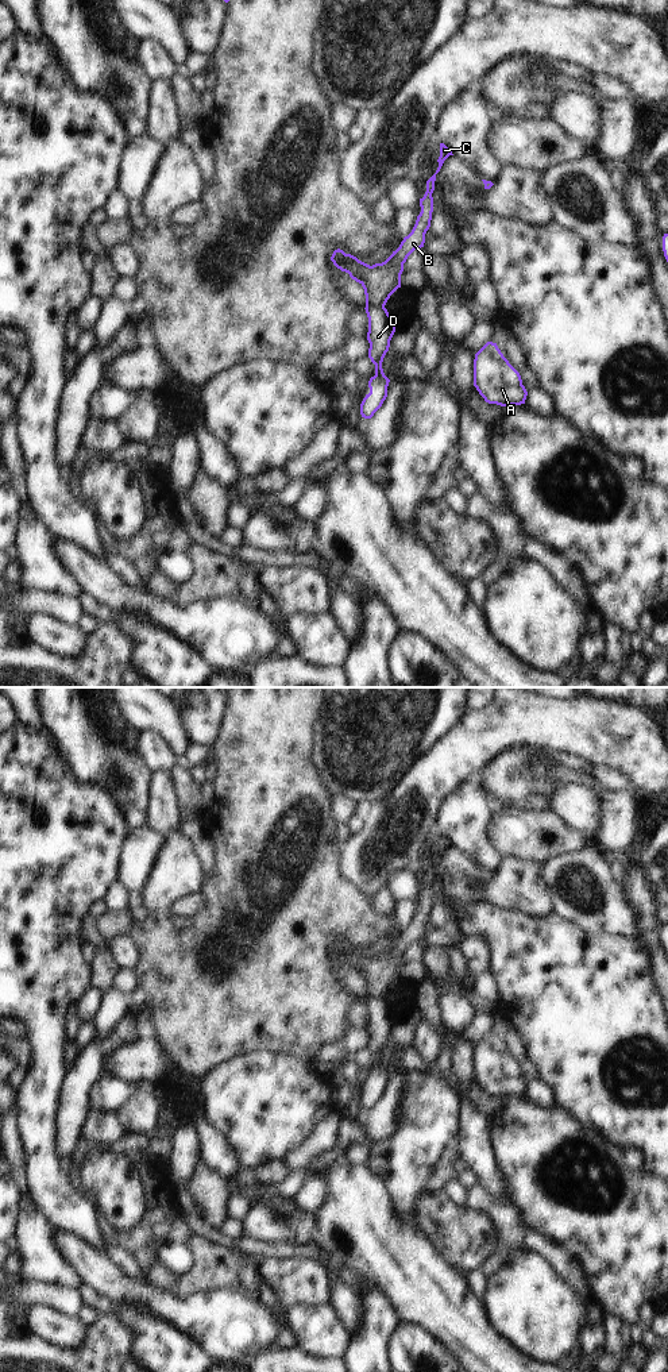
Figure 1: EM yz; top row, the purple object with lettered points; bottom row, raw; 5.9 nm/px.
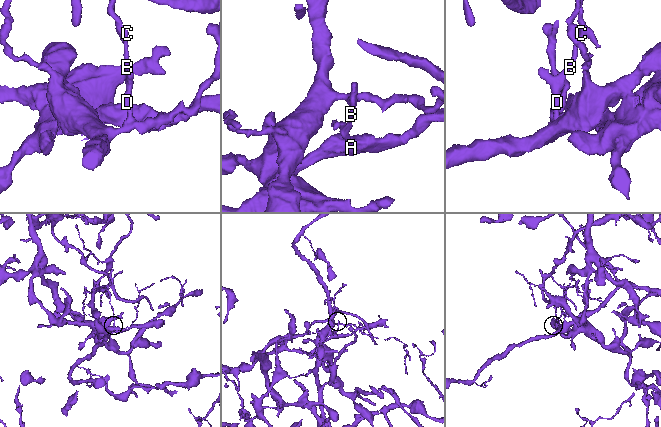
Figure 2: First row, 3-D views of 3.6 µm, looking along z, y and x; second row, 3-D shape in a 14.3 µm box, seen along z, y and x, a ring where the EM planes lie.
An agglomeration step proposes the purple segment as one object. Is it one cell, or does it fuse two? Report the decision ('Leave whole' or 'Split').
Split

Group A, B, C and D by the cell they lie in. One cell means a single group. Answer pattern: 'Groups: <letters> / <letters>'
Groups: A B C / D

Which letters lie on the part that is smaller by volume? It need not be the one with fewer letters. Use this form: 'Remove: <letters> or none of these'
Remove: D

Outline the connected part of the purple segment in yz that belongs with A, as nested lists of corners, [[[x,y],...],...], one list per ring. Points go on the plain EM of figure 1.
[[[493,1033],[475,1045],[474,1078],[486,1094],[501,1098],[525,1095],[528,1087],[520,1064]]]

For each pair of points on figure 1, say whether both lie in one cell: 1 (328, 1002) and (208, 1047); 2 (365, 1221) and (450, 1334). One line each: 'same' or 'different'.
1: same
2: same

